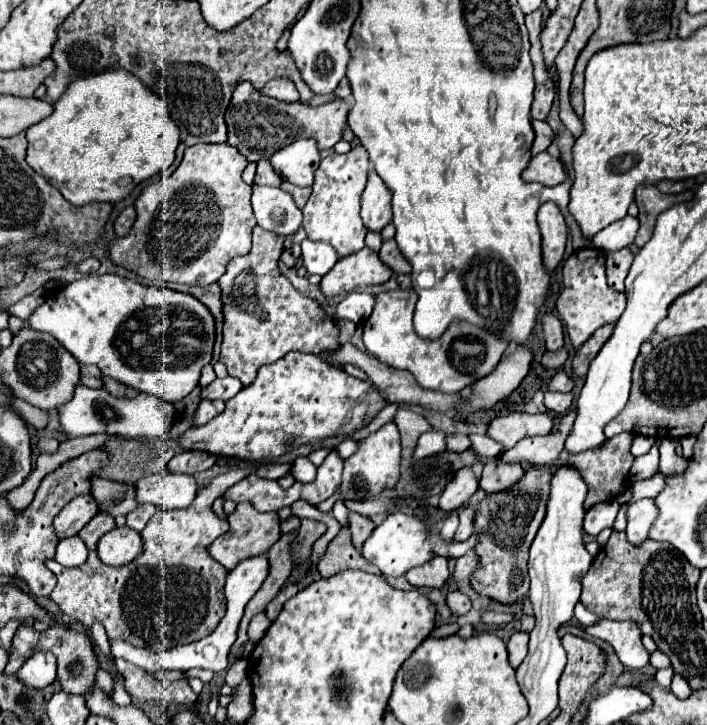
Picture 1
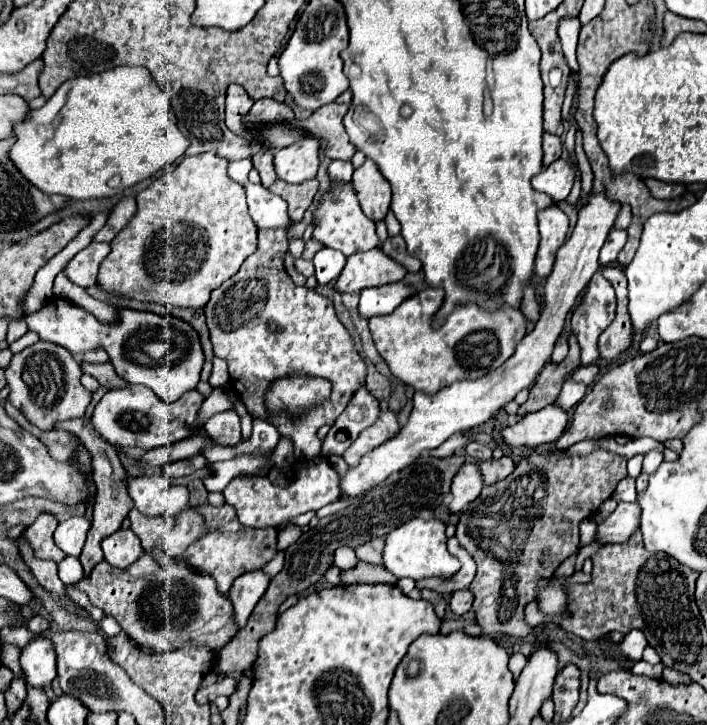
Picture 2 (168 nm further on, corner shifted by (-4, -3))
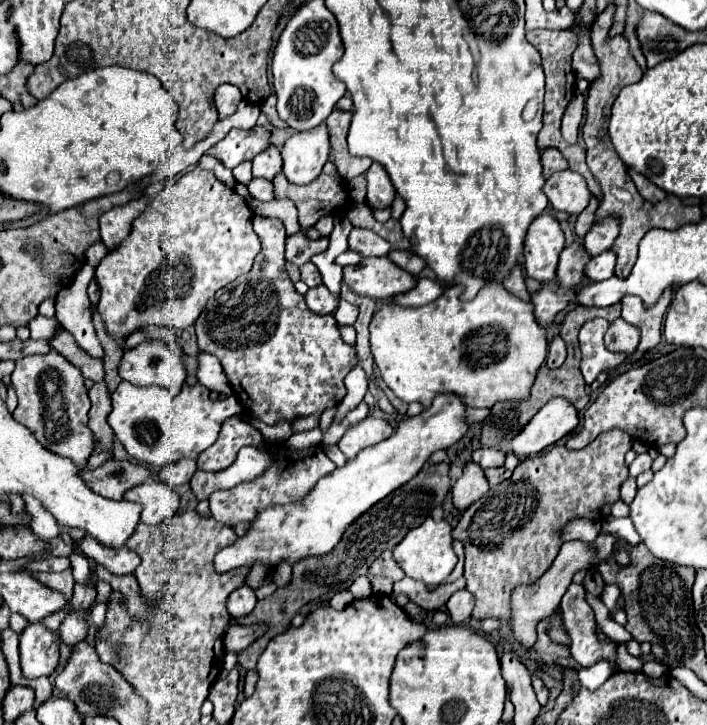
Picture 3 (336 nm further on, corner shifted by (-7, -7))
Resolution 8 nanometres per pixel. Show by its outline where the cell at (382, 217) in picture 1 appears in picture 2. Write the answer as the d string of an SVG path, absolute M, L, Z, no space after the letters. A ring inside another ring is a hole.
M365 160L365 164L353 172L353 190L367 218L375 222L385 218L391 204L391 186L373 160Z

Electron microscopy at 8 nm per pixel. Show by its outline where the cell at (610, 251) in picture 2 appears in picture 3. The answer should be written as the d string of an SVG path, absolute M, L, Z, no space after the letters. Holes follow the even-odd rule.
M606 250L588 262L586 276L594 282L602 282L606 278L612 278L614 276L614 264L616 264L616 254L612 250Z

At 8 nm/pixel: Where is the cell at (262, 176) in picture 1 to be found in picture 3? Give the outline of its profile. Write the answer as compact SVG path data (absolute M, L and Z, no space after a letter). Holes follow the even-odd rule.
M268 148L268 152L262 152L260 156L256 156L252 160L254 168L252 168L252 174L258 176L258 178L264 178L264 180L272 180L280 170L282 170L282 158L280 158L280 152L278 148Z

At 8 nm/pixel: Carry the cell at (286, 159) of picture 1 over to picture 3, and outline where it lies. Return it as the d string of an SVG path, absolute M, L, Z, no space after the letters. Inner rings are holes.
M320 124L318 128L308 132L294 134L284 142L280 152L284 160L282 172L288 178L288 182L308 184L316 180L330 152L326 124Z

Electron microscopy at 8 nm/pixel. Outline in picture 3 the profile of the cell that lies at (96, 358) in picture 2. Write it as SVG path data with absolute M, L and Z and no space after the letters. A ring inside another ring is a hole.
M86 264L76 274L74 284L58 292L56 318L76 338L80 348L84 348L94 358L104 358L104 348L94 330L90 300L86 296L86 288L92 278L94 278L94 268Z

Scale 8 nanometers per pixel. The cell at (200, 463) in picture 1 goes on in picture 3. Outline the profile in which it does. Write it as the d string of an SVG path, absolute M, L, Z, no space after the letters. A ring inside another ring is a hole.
M178 460L176 464L168 464L166 468L162 468L160 478L170 486L180 486L180 484L190 482L196 470L198 470L196 460Z

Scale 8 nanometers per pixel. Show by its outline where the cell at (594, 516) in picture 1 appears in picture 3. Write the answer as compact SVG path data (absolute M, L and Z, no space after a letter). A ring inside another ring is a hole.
M576 518L576 520L572 520L572 524L568 524L568 528L564 528L564 542L568 542L568 540L592 542L600 534L600 530L602 530L602 522L600 520Z

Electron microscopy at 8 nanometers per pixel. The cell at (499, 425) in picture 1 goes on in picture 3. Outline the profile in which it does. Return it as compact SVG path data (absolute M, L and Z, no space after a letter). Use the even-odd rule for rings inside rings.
M550 400L532 420L510 440L512 452L520 458L540 454L578 426L578 410L568 400Z

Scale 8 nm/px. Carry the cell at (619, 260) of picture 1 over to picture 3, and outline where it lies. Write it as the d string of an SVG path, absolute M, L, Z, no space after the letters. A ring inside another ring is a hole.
M616 318L606 332L606 348L618 354L634 354L640 342L640 330L628 324L624 318Z

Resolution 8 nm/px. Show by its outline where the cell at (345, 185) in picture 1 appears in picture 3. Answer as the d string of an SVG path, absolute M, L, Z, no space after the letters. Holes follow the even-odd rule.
M352 228L348 236L348 248L356 250L360 256L386 256L390 244L366 228Z

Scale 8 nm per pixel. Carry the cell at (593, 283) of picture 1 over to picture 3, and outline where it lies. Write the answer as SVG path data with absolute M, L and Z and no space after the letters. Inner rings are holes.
M594 318L586 322L580 330L580 350L582 350L582 364L580 370L584 374L586 384L592 384L596 376L608 368L618 366L626 356L616 356L604 346L604 334L608 330L608 320Z

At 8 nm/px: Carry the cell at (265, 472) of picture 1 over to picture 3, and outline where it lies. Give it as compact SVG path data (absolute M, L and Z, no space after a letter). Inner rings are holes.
M254 216L254 232L262 240L262 250L256 256L252 270L244 276L238 276L232 284L220 288L220 292L208 300L204 312L196 320L196 334L200 350L220 358L234 394L244 404L246 414L262 420L268 426L274 426L278 422L294 422L296 418L330 410L342 402L346 396L344 378L352 368L358 366L358 352L356 346L342 340L332 314L312 312L304 296L296 292L284 268L286 232L282 222L276 218Z

